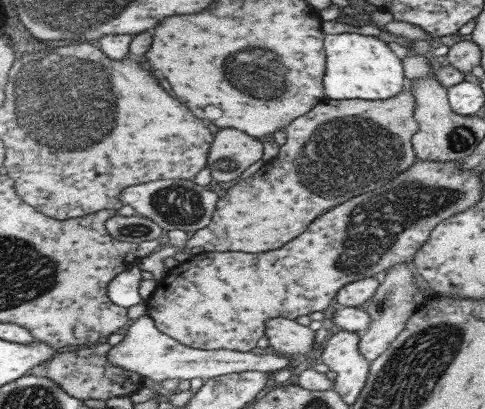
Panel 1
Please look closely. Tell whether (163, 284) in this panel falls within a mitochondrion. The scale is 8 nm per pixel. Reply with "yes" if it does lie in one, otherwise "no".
no

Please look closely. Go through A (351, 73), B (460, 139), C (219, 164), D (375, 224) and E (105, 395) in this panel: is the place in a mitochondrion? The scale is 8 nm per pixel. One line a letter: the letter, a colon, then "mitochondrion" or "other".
A: other
B: mitochondrion
C: mitochondrion
D: mitochondrion
E: other

